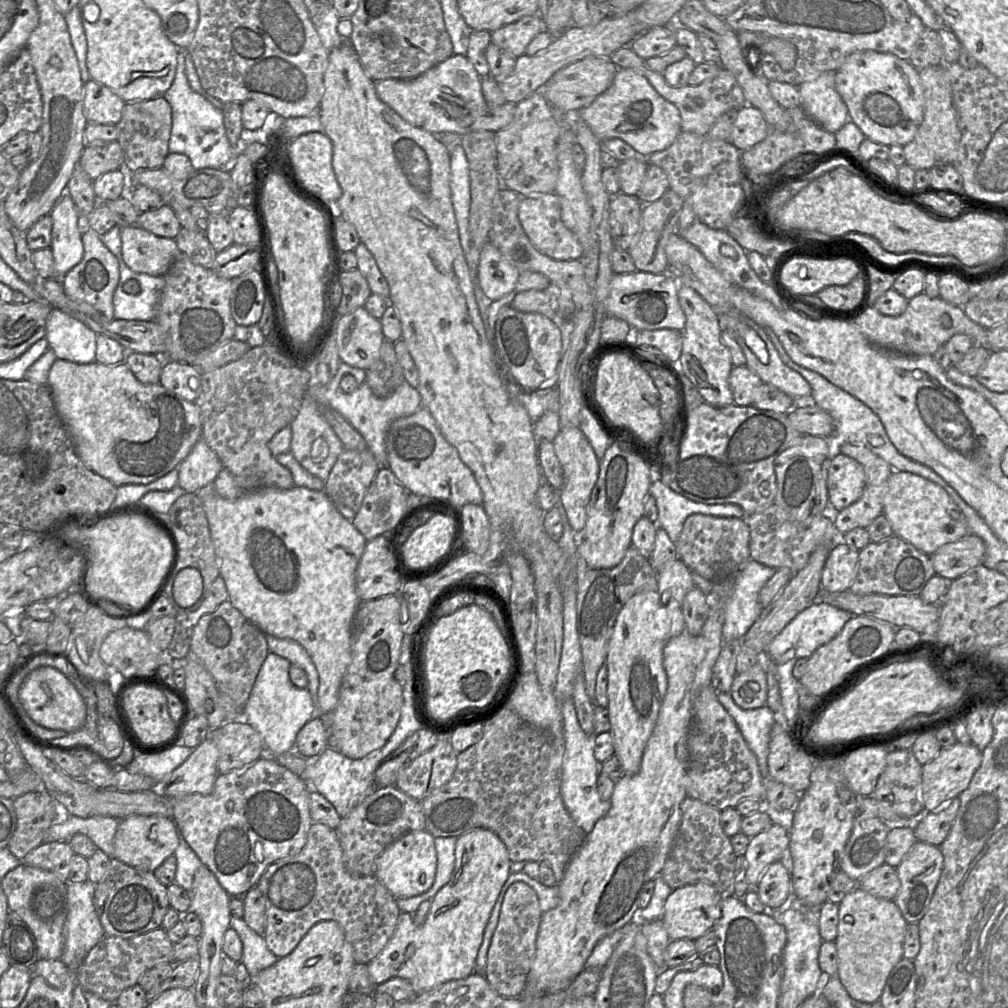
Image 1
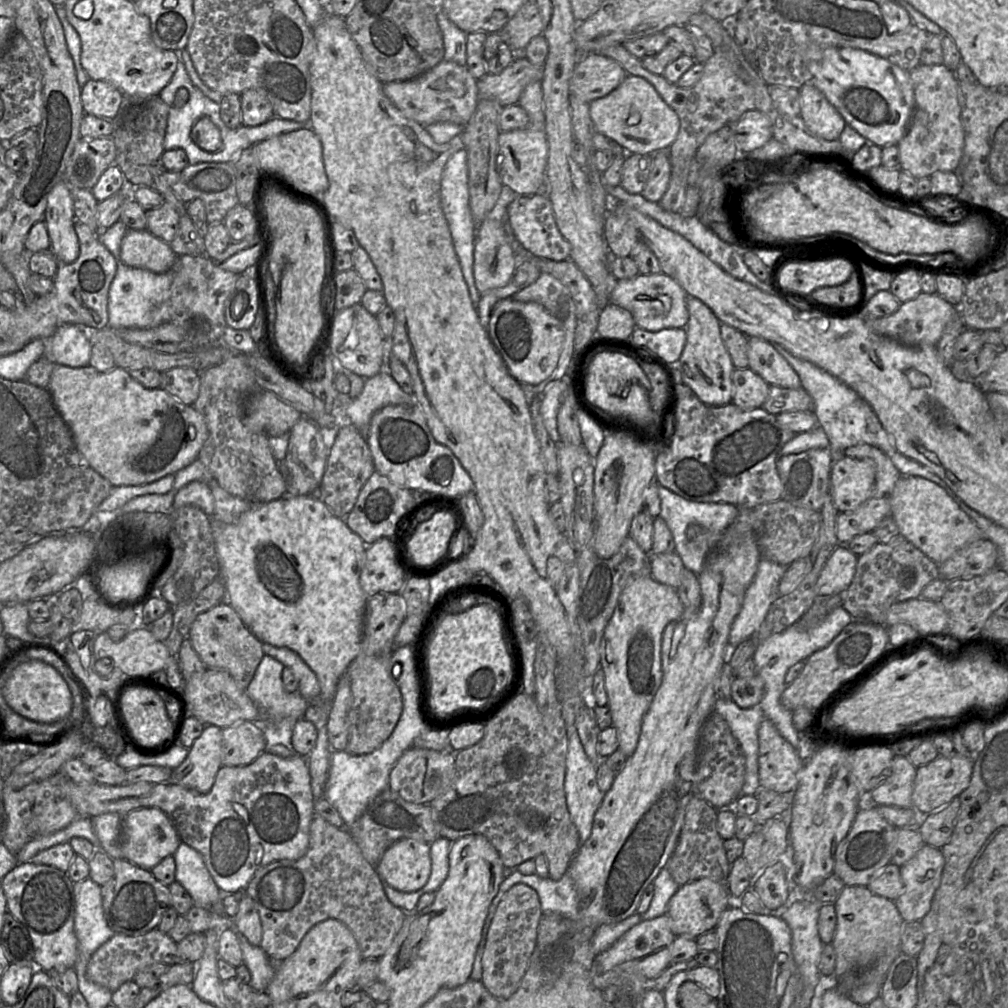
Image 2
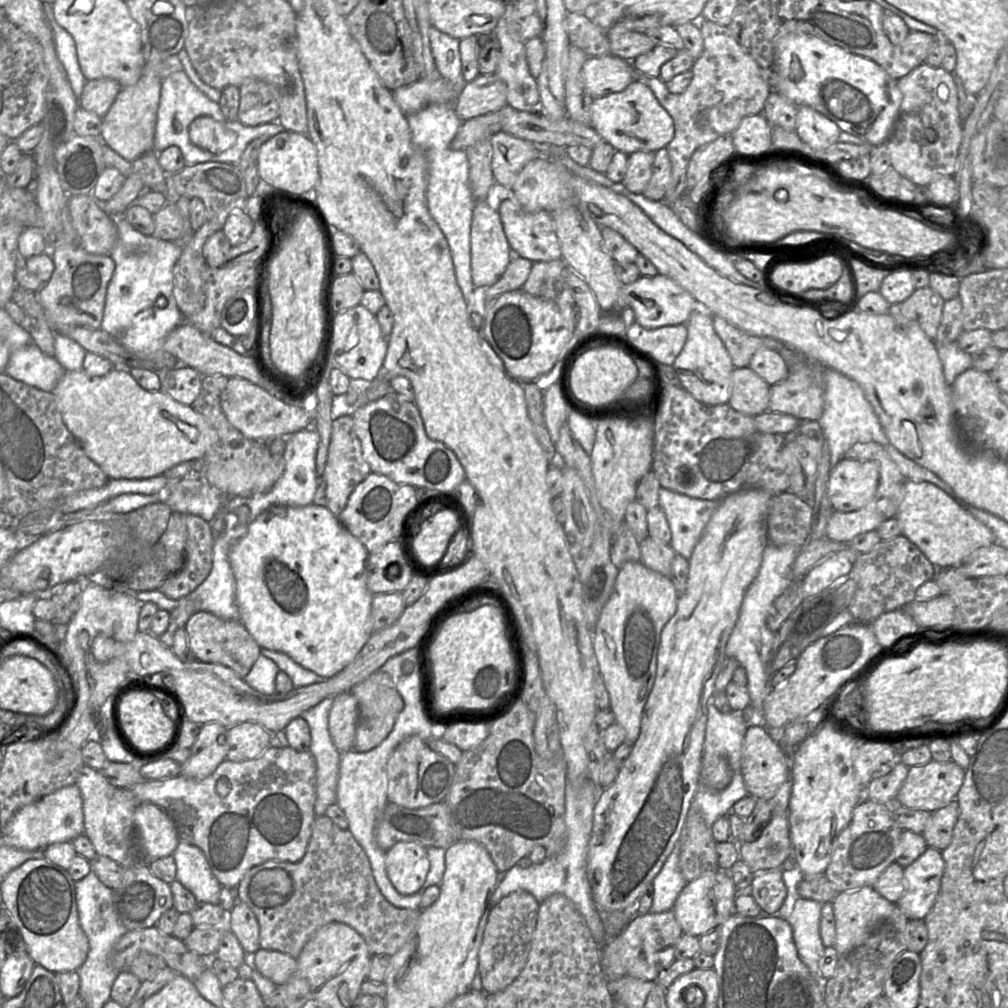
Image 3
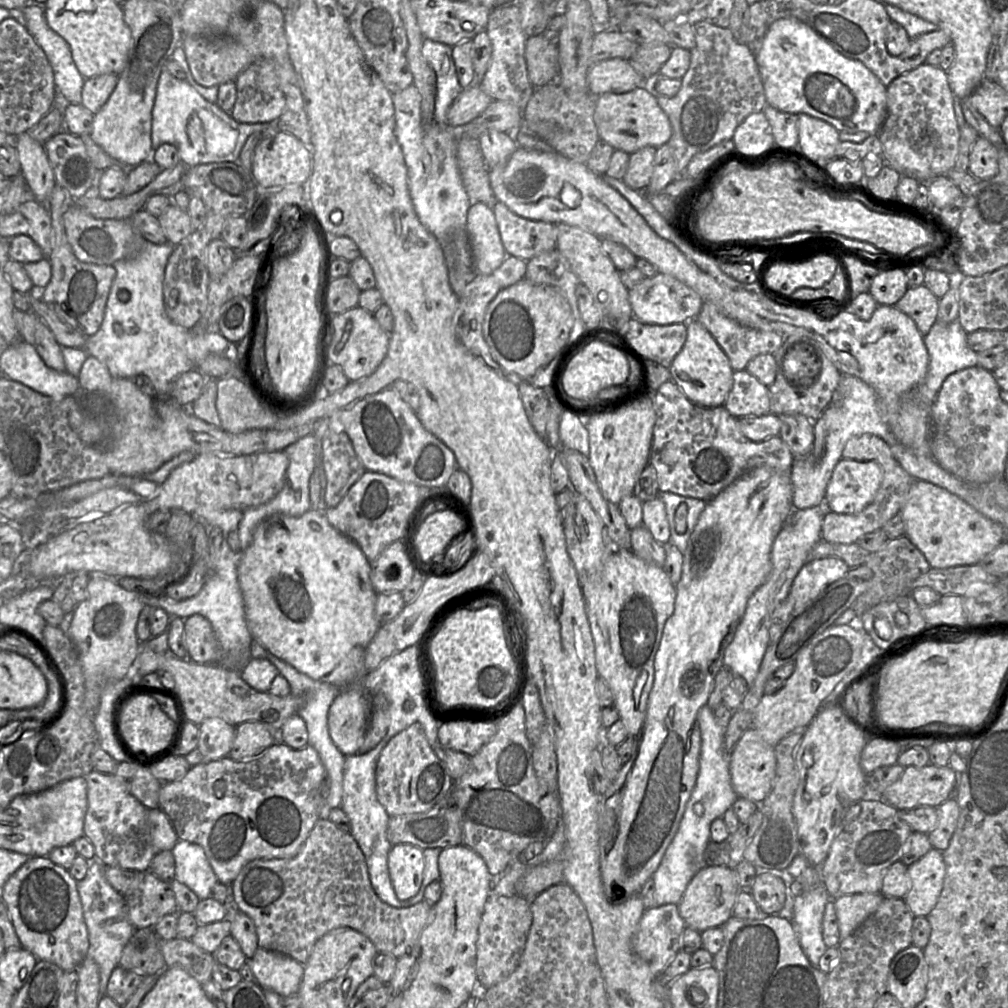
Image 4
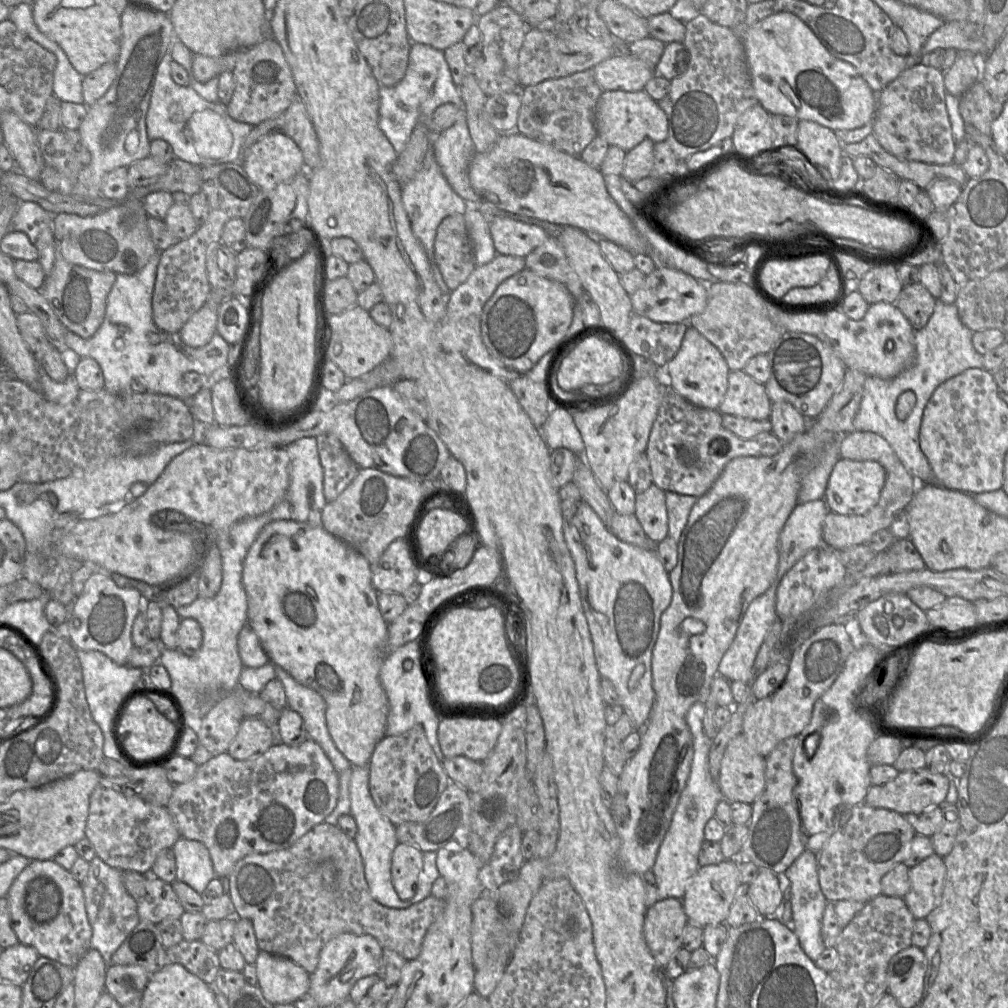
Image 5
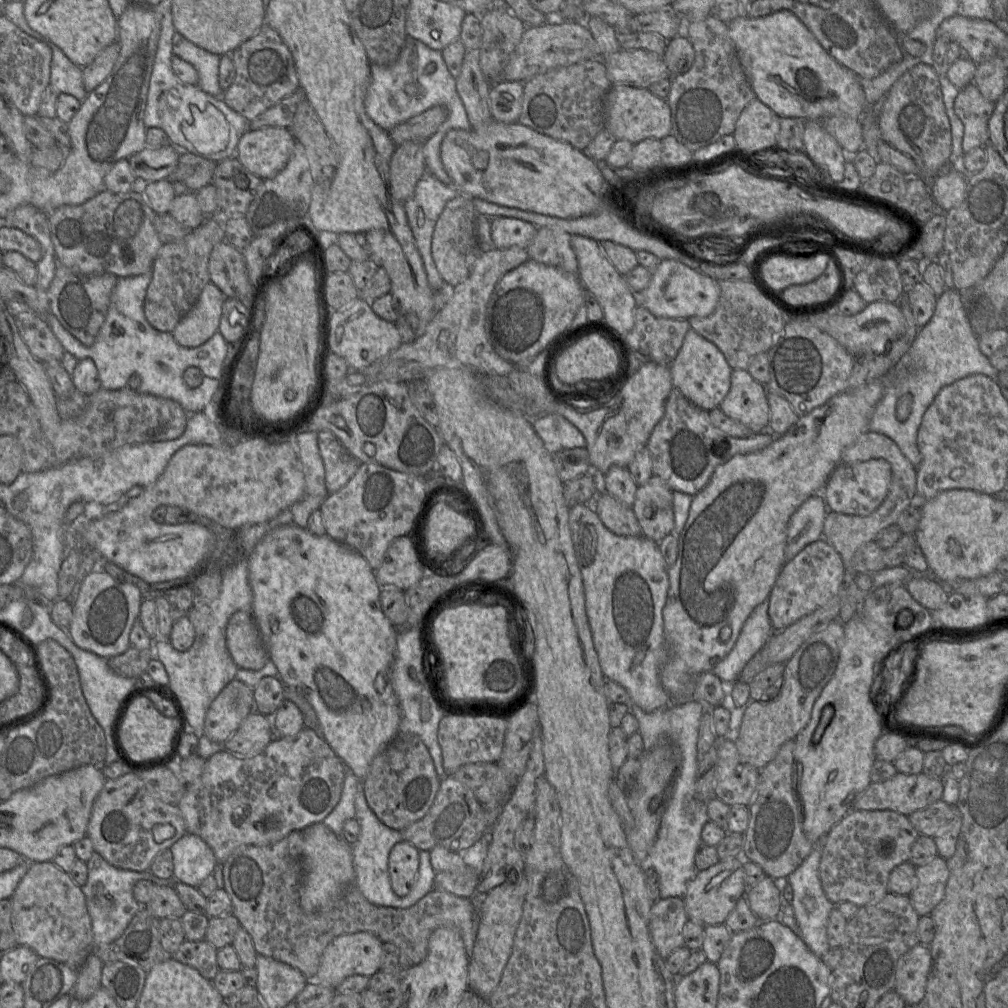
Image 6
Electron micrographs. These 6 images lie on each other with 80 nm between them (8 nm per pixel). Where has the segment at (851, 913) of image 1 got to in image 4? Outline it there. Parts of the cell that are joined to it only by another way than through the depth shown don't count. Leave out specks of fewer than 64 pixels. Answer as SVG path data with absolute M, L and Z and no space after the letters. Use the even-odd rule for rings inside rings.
M855 893L834 900L840 941L851 935L883 901L879 893Z

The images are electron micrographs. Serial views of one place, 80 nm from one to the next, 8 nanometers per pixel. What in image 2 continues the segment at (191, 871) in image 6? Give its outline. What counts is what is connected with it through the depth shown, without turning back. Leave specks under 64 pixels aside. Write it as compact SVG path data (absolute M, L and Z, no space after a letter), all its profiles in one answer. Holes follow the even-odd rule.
M181 842L173 857L176 863L175 880L189 892L194 905L210 909L222 900L223 893L197 850Z

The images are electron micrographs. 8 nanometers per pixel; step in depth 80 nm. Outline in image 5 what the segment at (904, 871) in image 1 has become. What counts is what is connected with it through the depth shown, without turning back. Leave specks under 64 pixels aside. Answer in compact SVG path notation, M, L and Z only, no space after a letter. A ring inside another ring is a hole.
M936 853L909 869L911 888L903 897L915 919L926 918L941 902L946 866Z

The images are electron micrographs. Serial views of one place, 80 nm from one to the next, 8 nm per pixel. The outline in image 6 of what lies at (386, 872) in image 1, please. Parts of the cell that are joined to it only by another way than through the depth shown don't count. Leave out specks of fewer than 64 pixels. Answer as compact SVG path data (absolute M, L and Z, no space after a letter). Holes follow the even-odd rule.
M406 841L395 844L388 857L388 872L393 892L407 896L413 889L419 870L419 850Z

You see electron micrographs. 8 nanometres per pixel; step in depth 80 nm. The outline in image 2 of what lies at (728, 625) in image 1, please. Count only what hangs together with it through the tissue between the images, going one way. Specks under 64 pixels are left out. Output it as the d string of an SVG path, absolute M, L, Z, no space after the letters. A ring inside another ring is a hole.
M761 558L755 577L745 592L741 610L731 626L730 647L738 646L759 629L771 604L780 596L778 587L785 571L785 566Z

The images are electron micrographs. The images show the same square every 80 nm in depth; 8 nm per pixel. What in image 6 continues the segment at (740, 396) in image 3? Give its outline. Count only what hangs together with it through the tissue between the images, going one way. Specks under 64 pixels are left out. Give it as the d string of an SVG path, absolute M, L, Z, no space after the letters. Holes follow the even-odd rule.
M732 370L730 390L719 408L726 416L745 425L753 433L768 431L770 408L767 388L747 370Z

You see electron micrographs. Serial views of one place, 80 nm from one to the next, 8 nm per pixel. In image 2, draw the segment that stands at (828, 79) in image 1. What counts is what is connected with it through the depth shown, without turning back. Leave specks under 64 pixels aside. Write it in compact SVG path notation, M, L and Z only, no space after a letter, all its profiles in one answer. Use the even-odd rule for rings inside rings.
M811 82L799 91L800 117L805 127L815 136L824 140L839 139L846 122L825 95Z

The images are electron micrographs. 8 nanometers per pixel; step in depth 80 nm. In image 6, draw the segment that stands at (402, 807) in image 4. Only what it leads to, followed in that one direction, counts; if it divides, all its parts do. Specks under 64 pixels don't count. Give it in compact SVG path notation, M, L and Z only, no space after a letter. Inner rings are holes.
M398 733L373 759L362 788L368 806L387 827L403 831L429 811L440 787L433 760L422 740L412 733Z

